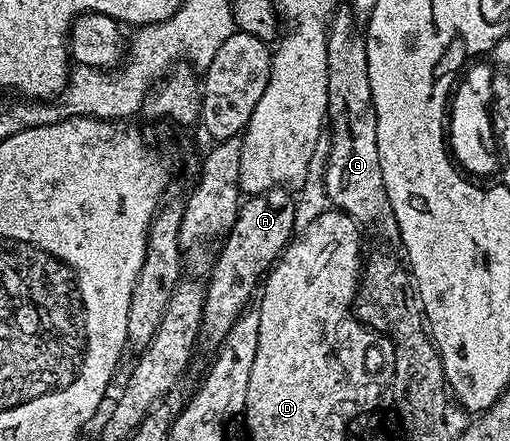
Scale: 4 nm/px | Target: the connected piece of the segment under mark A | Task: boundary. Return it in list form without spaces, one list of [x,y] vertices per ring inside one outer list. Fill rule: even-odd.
[[[273,186],[262,194],[251,194],[238,207],[238,215],[232,224],[230,233],[221,243],[222,251],[210,270],[210,278],[206,282],[206,299],[202,309],[202,329],[200,342],[210,352],[217,351],[222,345],[224,336],[232,324],[247,309],[250,293],[259,289],[264,275],[273,263],[282,256],[283,250],[290,245],[296,231],[294,221],[295,195],[289,189]]]

